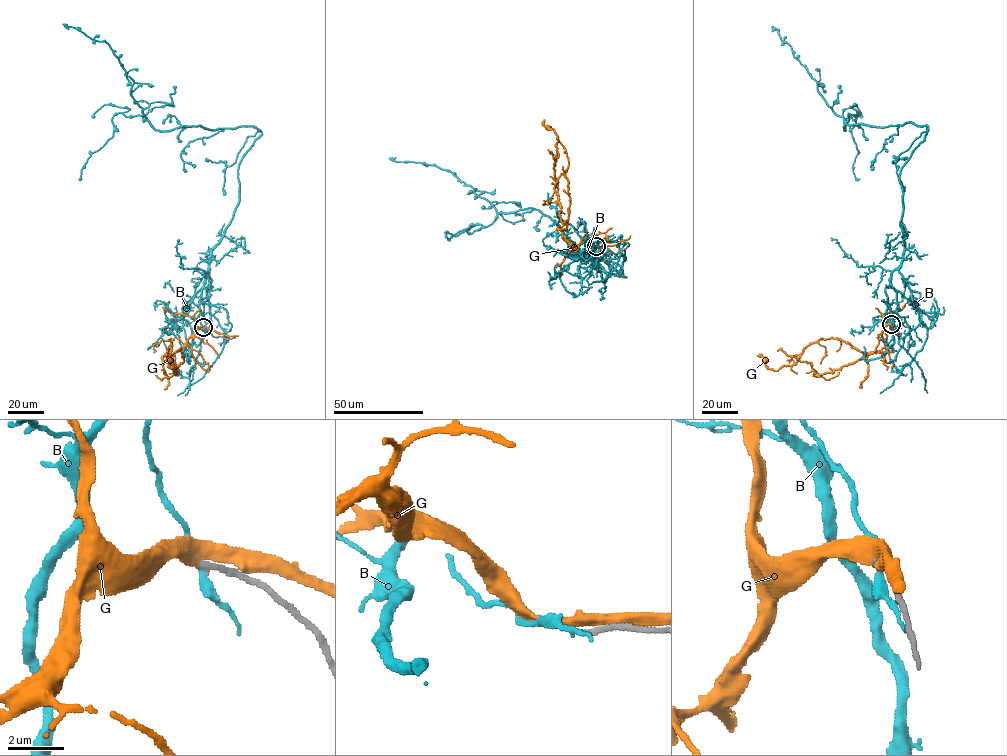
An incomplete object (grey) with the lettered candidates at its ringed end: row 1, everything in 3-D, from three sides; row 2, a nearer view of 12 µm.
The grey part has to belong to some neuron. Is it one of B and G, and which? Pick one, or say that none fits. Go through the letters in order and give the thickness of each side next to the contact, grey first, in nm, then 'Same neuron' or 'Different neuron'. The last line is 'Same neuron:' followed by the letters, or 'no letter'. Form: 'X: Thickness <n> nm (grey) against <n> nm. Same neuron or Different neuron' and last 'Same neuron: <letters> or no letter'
B: Thickness 200 nm (grey) against 280 nm. Different neuron
G: Thickness 220 nm (grey) against 460 nm. Same neuron
Same neuron: G

